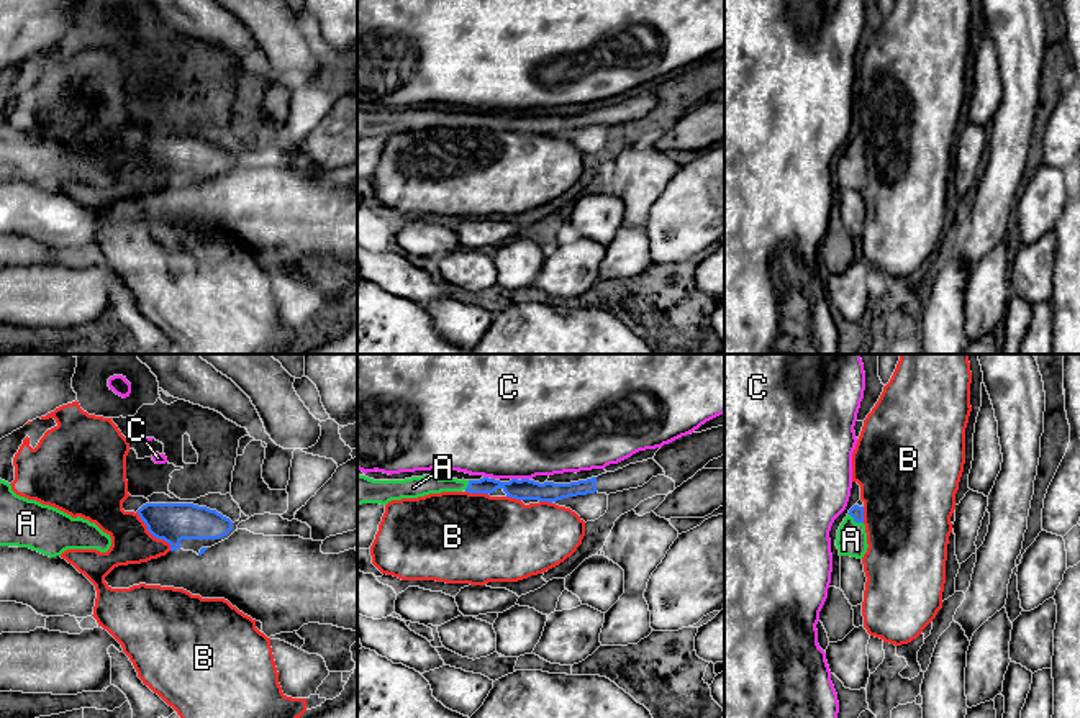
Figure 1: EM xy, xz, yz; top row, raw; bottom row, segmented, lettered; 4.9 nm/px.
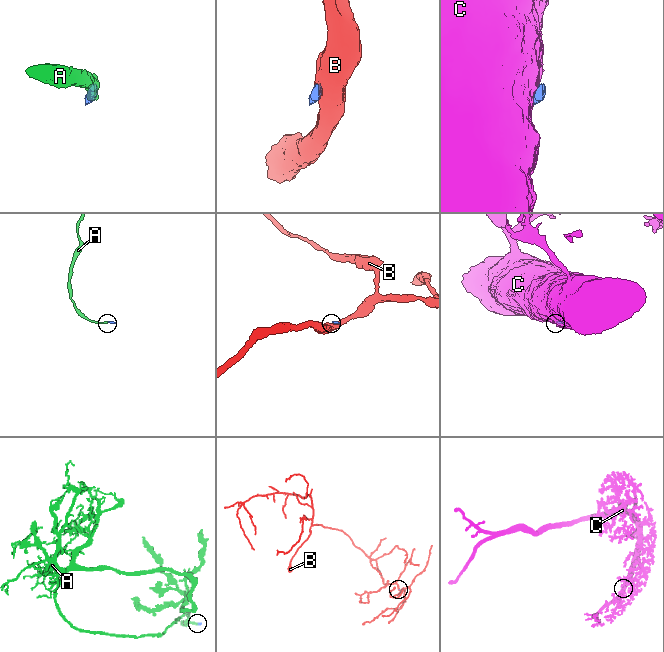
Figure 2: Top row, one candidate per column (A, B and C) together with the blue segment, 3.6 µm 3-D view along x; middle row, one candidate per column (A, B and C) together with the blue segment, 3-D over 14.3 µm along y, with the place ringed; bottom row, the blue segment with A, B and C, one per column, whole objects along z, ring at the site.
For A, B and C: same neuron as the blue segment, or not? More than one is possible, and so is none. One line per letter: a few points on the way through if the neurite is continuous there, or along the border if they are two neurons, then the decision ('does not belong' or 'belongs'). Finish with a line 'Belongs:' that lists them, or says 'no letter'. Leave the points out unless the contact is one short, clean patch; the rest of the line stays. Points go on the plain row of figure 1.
A: across yz (856, 145), (856, 154), (851, 172) | belongs
B: does not belong
C: does not belong
Belongs: A

